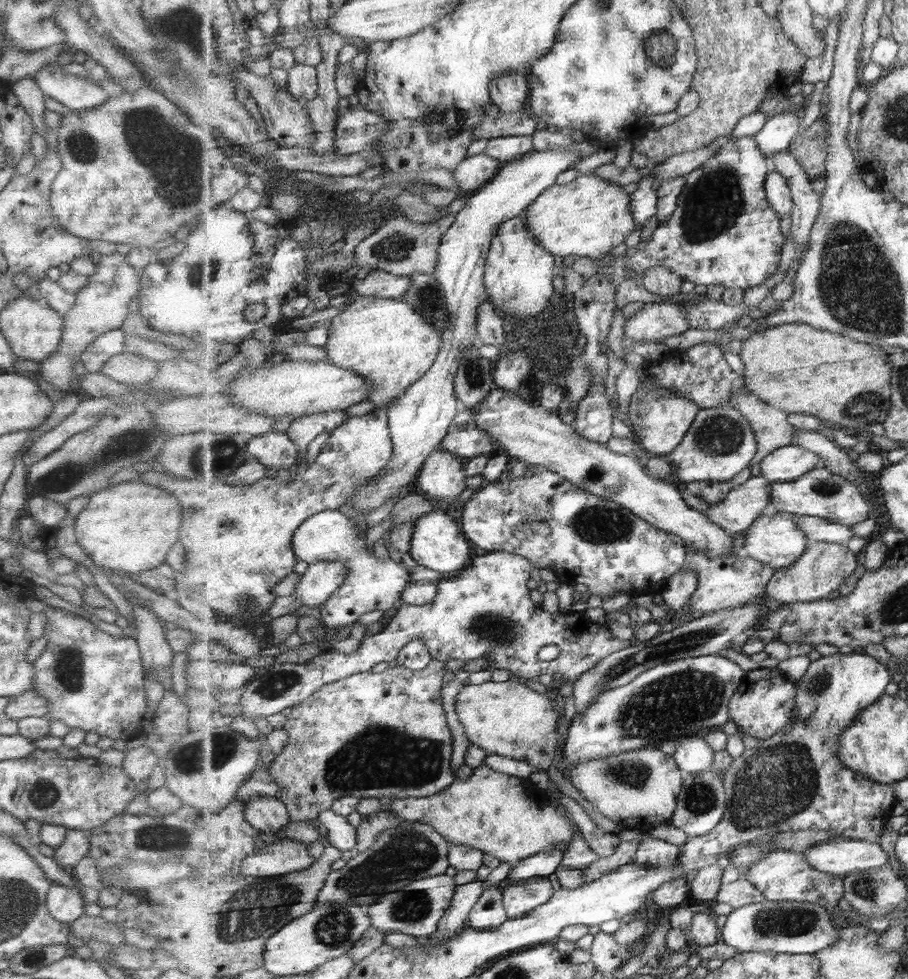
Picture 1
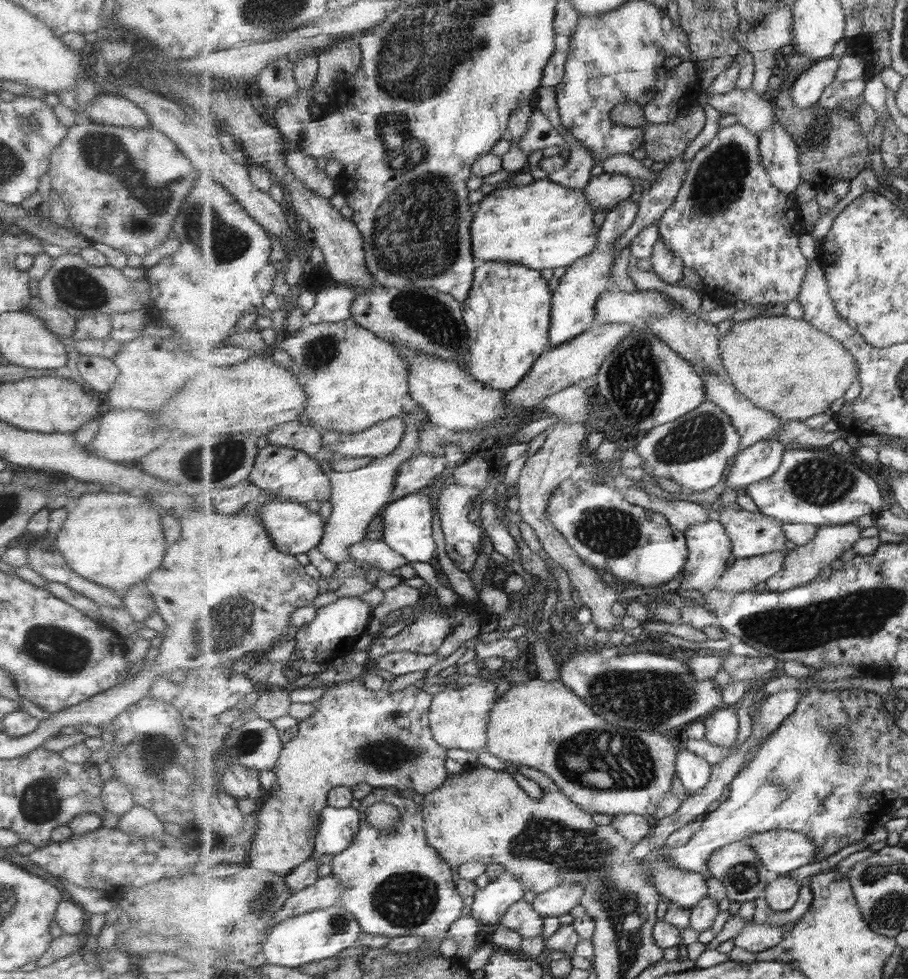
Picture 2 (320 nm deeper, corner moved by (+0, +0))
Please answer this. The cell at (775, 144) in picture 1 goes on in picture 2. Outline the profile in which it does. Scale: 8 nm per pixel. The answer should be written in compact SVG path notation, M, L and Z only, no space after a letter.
M833 56L816 60L792 86L795 106L799 110L817 106L825 89L836 81L837 70L839 70L839 59Z

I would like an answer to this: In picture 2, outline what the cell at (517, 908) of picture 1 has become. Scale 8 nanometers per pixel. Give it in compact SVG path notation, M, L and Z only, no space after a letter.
M521 899L506 911L500 924L517 931L523 939L533 939L543 934L543 918L533 908L533 902Z

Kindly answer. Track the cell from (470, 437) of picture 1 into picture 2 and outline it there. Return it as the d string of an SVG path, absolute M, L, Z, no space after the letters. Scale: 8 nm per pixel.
M417 454L399 466L397 488L391 496L393 501L429 488L435 478L445 470L445 456L438 458L433 454Z

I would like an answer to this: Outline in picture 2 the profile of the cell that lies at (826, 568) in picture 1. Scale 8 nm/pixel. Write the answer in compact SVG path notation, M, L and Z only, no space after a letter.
M852 523L819 527L814 538L808 543L788 551L783 568L766 582L766 591L787 591L815 582L817 577L828 572L829 563L837 560L841 552L854 548L854 544L861 539L861 532L863 528Z

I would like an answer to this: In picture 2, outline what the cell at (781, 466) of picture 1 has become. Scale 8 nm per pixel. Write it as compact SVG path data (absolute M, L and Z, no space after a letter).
M769 438L742 449L727 470L726 485L732 489L745 489L771 478L782 466L788 448L782 442Z

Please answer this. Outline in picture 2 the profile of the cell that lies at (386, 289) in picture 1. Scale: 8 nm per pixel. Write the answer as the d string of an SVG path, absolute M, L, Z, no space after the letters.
M347 285L326 287L316 294L315 306L305 314L310 324L343 322L352 318L351 305L361 292Z

